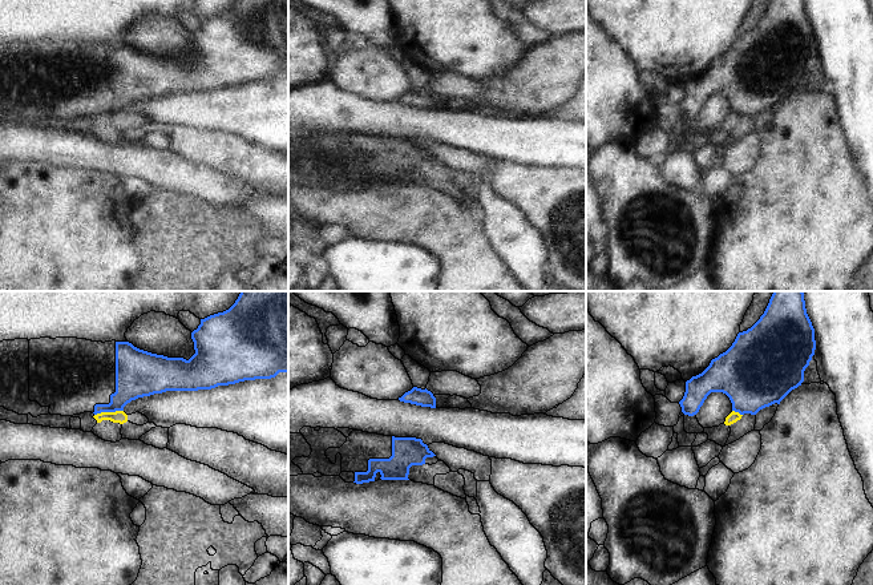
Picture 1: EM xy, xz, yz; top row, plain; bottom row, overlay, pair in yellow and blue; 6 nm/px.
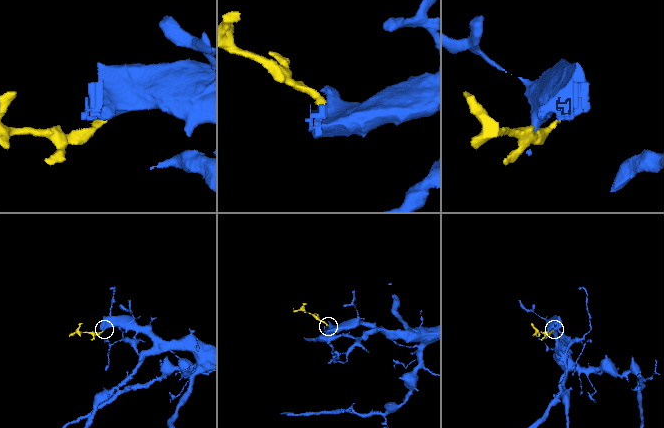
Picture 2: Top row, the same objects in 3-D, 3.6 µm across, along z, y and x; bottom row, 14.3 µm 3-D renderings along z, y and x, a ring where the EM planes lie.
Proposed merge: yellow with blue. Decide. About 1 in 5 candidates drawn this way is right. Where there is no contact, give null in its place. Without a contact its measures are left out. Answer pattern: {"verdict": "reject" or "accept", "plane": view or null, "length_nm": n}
{"verdict": "reject", "plane": "xy", "length_nm": 180}

